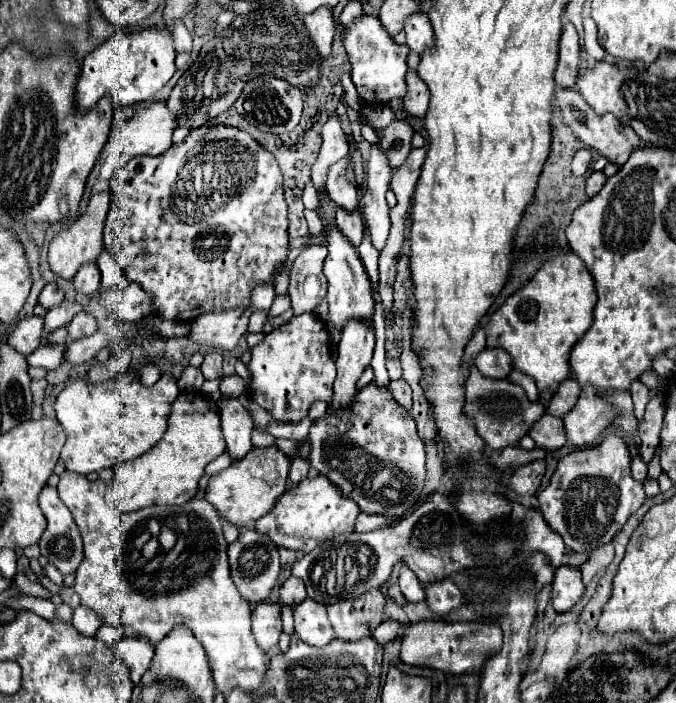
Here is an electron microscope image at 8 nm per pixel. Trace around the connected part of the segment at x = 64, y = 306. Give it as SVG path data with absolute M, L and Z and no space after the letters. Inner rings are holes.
M61 301L57 307L49 309L49 313L45 315L45 327L43 327L45 335L43 335L43 341L47 341L51 331L55 331L59 327L65 327L81 311L83 311L83 307L77 301Z

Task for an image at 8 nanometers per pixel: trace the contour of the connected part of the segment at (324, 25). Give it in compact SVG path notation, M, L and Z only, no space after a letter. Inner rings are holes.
M319 7L319 11L313 11L311 15L303 17L305 27L317 47L317 53L327 59L331 55L331 41L335 35L335 21L331 7Z

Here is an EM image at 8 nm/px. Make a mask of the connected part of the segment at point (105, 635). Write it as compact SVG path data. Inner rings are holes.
M103 625L99 631L97 631L97 639L101 639L103 643L107 643L109 647L115 647L115 643L121 639L123 635L123 629L121 627L115 627L115 625Z

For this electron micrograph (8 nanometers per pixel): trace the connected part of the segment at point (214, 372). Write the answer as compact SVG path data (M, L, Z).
M207 351L205 361L201 365L201 371L205 379L221 379L221 361L223 361L223 351Z

